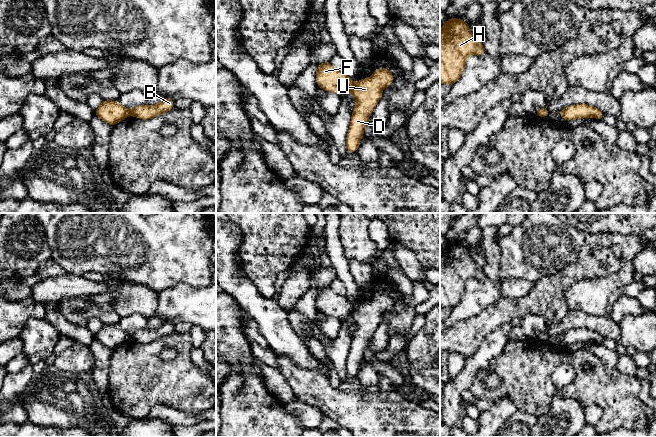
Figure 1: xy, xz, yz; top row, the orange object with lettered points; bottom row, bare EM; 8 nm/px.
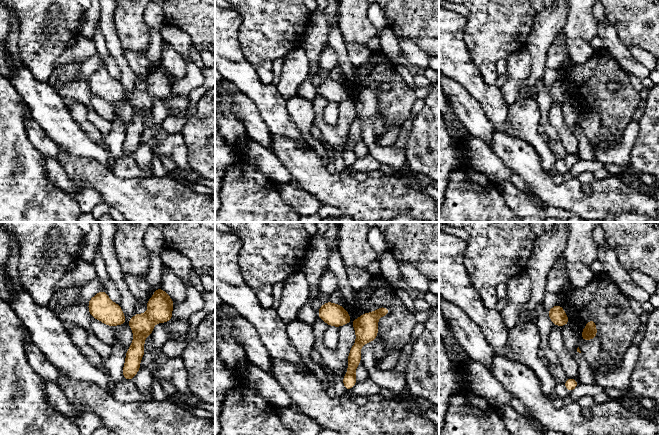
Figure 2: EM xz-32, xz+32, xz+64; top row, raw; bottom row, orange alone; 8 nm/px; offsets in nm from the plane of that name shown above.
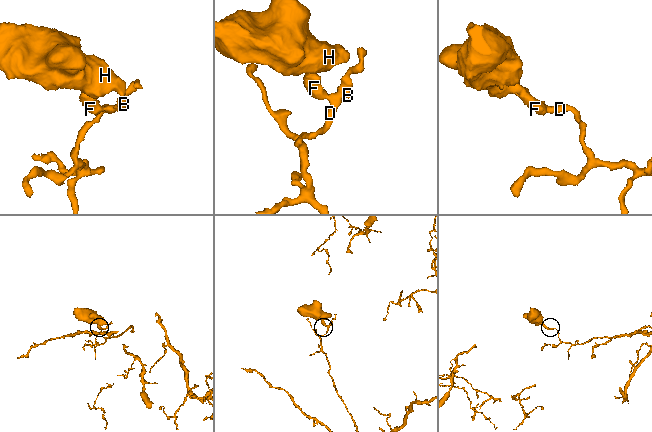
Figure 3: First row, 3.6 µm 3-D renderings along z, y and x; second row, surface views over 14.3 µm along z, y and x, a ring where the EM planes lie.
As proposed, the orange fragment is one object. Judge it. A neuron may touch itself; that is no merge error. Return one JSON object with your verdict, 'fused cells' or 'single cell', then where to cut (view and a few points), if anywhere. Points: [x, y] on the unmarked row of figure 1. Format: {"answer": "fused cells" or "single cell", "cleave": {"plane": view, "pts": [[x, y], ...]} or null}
{"answer": "fused cells", "cleave": {"plane": "xz", "pts": [[354, 308], [350, 314]]}}

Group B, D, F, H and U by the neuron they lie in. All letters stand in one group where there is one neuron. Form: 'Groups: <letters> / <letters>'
Groups: B D U / F H

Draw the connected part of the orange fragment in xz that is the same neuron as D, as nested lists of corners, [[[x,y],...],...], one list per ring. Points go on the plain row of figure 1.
[[[378,292],[369,303],[360,303],[354,308],[351,316],[356,323],[356,330],[346,363],[347,376],[357,376],[365,349],[381,322],[382,313],[390,310],[393,305],[394,300],[388,293]]]

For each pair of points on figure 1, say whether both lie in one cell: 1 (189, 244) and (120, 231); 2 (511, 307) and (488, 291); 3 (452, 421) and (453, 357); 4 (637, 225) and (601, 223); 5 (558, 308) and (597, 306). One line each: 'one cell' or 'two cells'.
1: one cell
2: two cells
3: two cells
4: one cell
5: two cells

